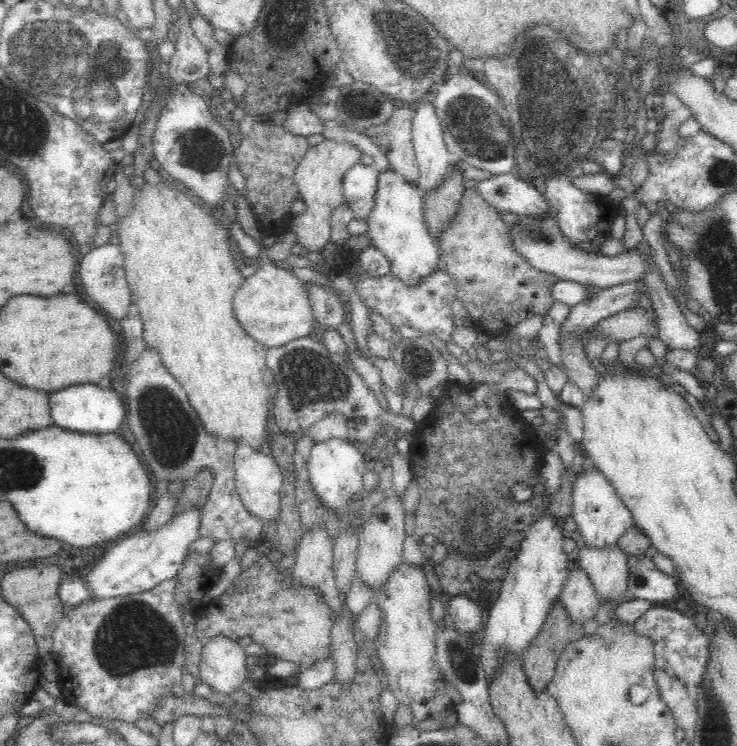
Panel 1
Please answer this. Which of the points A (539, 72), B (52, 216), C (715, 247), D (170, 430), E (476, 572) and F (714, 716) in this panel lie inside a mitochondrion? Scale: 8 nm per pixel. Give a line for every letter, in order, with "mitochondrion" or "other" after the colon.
A: mitochondrion
B: other
C: mitochondrion
D: mitochondrion
E: mitochondrion
F: mitochondrion

